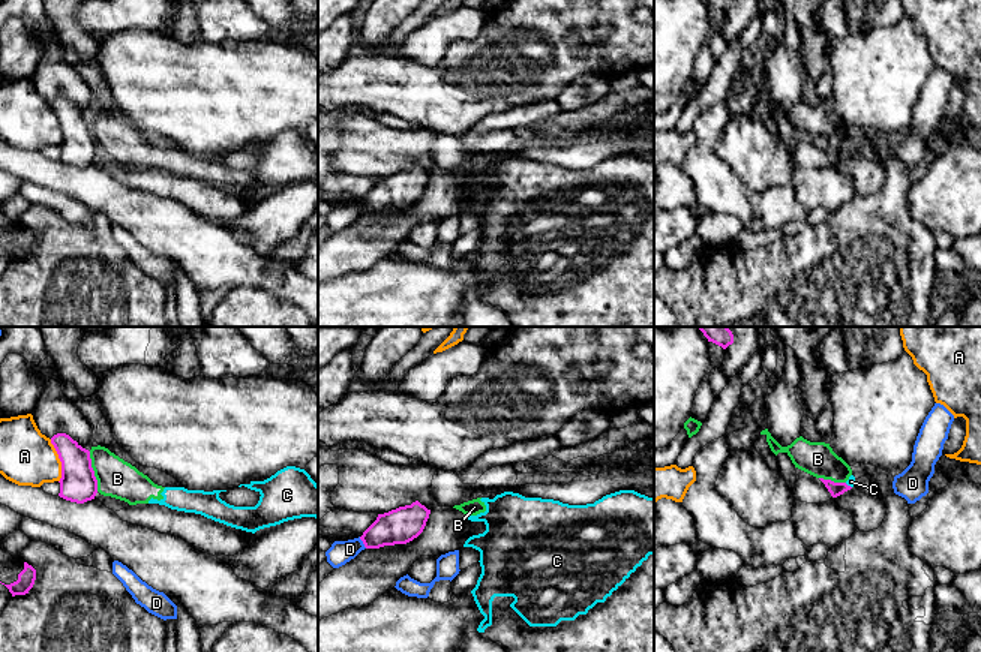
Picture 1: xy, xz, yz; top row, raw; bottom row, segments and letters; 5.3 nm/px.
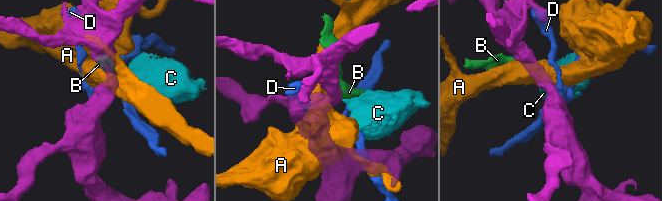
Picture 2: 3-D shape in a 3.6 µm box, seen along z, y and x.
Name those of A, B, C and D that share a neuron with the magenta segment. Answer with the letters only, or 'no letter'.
no letter

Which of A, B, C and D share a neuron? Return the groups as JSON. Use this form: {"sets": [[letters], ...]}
{"sets": [["A"], ["B", "C"], ["D"]]}

